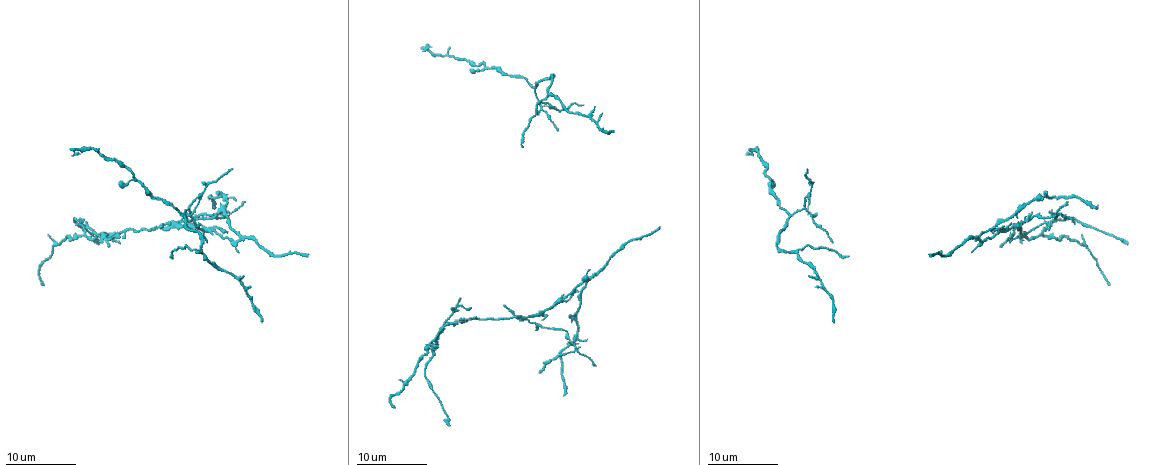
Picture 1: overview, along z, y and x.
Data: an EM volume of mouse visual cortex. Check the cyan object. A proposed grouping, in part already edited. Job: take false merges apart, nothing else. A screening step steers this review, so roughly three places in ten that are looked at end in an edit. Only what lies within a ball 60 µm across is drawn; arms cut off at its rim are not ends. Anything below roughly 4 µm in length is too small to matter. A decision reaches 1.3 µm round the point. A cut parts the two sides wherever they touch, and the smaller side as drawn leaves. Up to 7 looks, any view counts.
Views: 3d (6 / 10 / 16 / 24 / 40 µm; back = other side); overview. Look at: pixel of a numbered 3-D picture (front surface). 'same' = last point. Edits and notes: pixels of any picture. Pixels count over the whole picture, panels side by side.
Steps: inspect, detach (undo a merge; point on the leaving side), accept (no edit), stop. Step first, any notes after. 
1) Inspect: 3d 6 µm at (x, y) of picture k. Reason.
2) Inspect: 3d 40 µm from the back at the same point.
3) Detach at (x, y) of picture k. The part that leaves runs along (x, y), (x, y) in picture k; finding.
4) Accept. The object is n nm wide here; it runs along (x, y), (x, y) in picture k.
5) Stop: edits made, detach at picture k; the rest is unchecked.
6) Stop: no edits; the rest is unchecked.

Inspect: 3d 16 µm at (592, 275) of picture 1. Three arms meet.

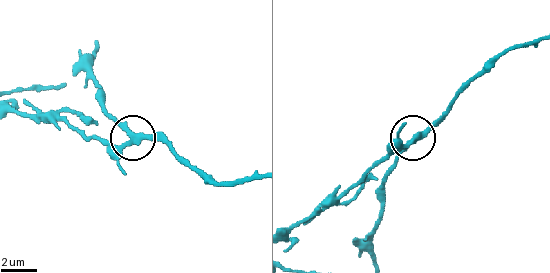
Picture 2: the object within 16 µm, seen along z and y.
Accept. The side arm is 22 µm long; it runs along (533, 40), (493, 59), (387, 170) in picture 2; continuous, no second neuron.

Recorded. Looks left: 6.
Inspect: 3d 10 µm at (794, 252) of picture 1. A fork.

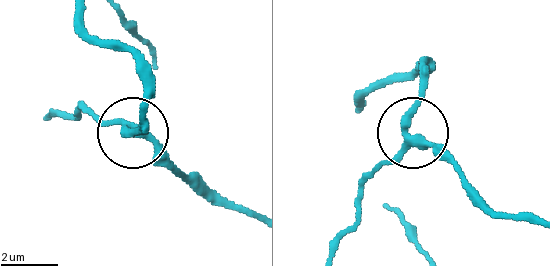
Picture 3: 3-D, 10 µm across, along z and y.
Accept. All the same neuron.

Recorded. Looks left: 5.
Inspect: 3d 6 µm at (808, 212) of picture 1. Thin arm on a thick one.

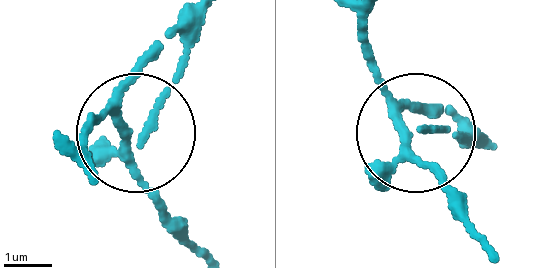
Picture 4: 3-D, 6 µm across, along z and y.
Inspect: 3d 6 µm from the back at (130, 135) of picture 4.

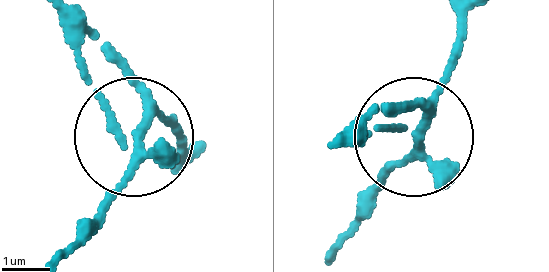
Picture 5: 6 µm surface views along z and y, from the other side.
Accept. 4 arms meet here; all the same neuron.

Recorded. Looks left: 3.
Inspect: 3d 6 µm at (525, 318) of picture 1. Arms part here.

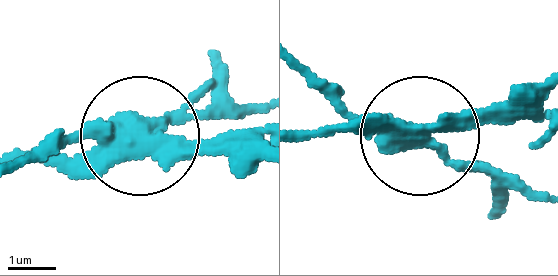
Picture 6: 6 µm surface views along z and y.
Detach at (58, 147) of picture 6. The part that leaves runs along (131, 138), (186, 115), (258, 107) in picture 6; two neurons meet here.

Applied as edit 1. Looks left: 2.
Stop: edits made, detach at picture 6; the rest is unchecked.

